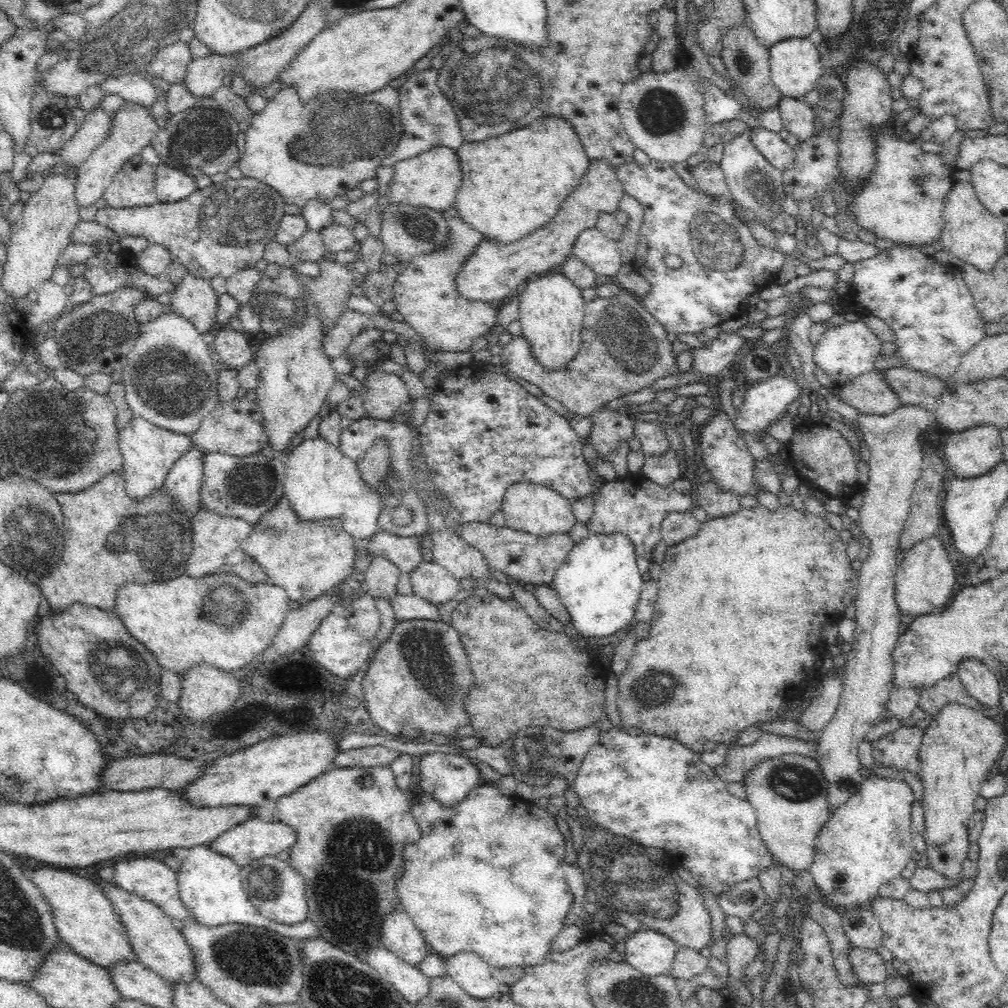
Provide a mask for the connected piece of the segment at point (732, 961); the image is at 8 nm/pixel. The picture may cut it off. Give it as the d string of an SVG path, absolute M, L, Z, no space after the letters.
M744 933L734 935L734 938L724 945L726 949L726 961L732 980L740 980L740 974L761 953L755 938L749 938Z

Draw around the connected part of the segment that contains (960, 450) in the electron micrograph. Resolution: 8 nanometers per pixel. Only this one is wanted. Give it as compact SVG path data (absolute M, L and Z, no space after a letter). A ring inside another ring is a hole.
M978 424L944 440L947 465L958 478L983 475L1003 461L1000 430L990 424Z

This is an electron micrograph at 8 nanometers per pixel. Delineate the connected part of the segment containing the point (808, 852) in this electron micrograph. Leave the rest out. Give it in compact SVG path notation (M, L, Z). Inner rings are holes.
M788 753L762 759L754 768L744 771L741 780L746 787L747 801L754 807L757 827L772 857L788 869L806 872L815 854L815 839L832 816L827 803L828 781L824 778L816 759Z

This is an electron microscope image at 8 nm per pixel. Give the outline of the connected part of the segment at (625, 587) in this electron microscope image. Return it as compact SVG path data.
M590 533L588 538L575 543L564 562L556 569L551 584L554 584L554 590L556 590L560 602L572 617L574 628L584 637L610 636L623 628L625 629L633 622L635 606L644 583L636 565L636 557L632 540L623 533Z

